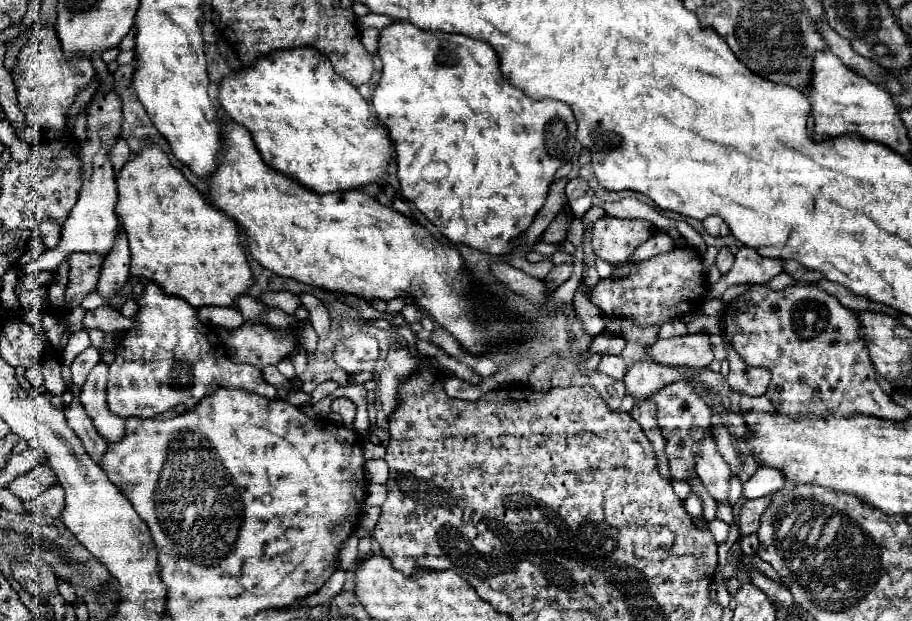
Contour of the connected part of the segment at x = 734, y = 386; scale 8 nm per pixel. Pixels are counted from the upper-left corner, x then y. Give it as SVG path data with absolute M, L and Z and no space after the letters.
M726 341L726 347L728 347L728 361L730 361L730 373L728 373L730 391L750 395L750 397L764 395L766 387L770 383L768 371L762 371L762 367L748 367L736 355L736 351L732 351L728 341Z

